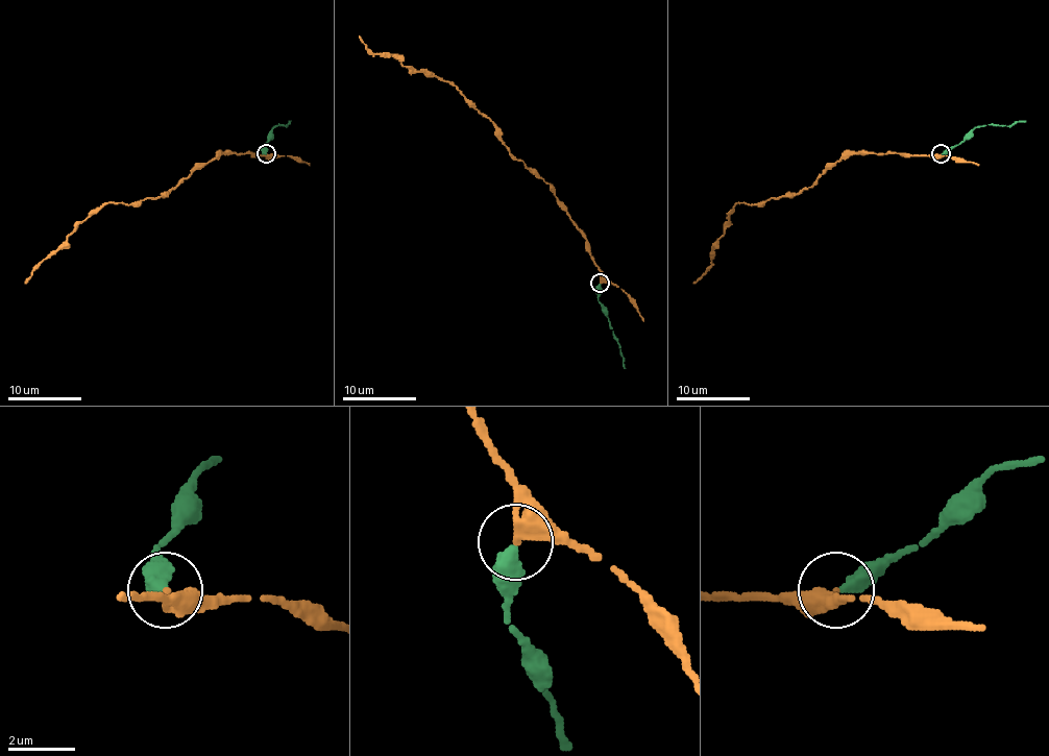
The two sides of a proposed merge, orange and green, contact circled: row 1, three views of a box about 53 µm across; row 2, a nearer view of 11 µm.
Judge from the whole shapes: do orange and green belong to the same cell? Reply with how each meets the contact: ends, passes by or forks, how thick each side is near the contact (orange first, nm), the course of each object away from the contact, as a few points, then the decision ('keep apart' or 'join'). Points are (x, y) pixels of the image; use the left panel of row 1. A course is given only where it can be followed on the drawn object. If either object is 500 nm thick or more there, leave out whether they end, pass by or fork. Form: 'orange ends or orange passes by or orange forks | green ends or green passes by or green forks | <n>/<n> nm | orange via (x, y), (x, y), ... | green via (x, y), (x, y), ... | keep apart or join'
orange ends | green ends | 360/400 nm | orange via (266, 154), (223, 152), (199, 164), (168, 193), (131, 204), (113, 202), (96, 208), (24, 284) | green via (266, 154), (264, 143), (273, 126), (287, 126), (290, 121) | keep apart

